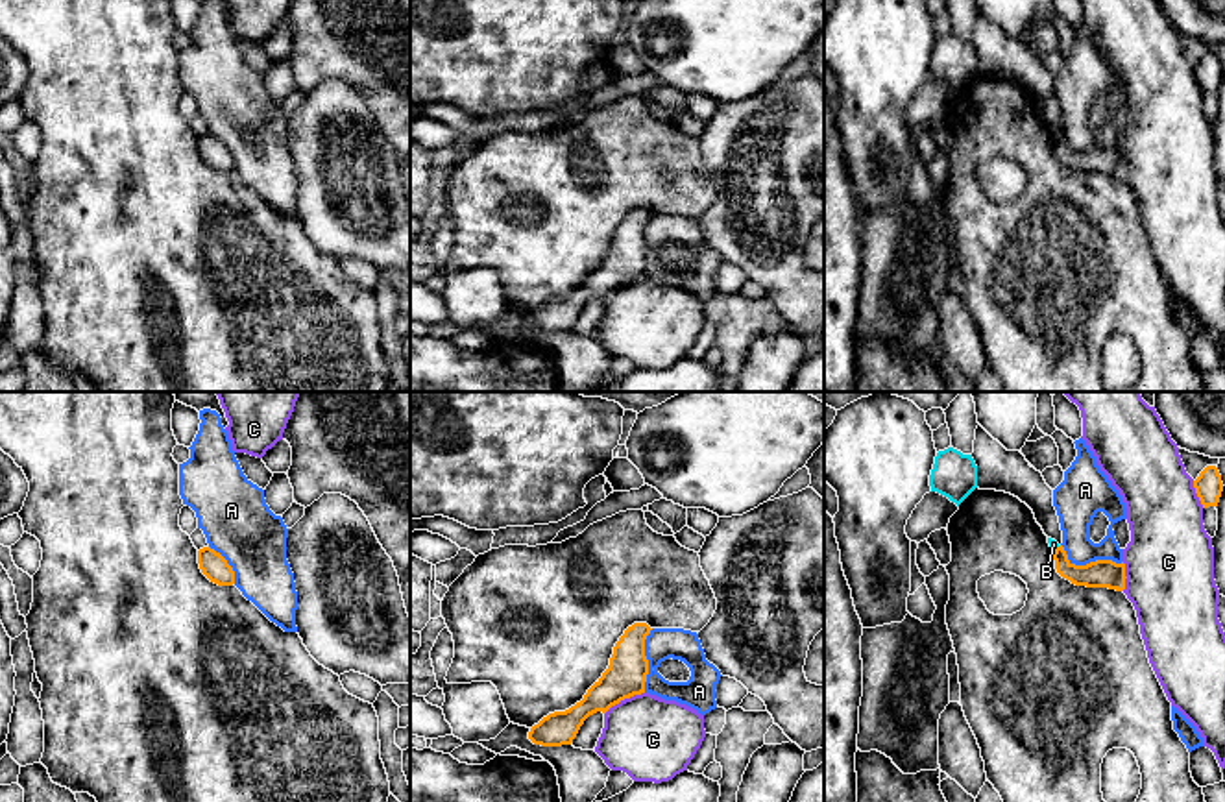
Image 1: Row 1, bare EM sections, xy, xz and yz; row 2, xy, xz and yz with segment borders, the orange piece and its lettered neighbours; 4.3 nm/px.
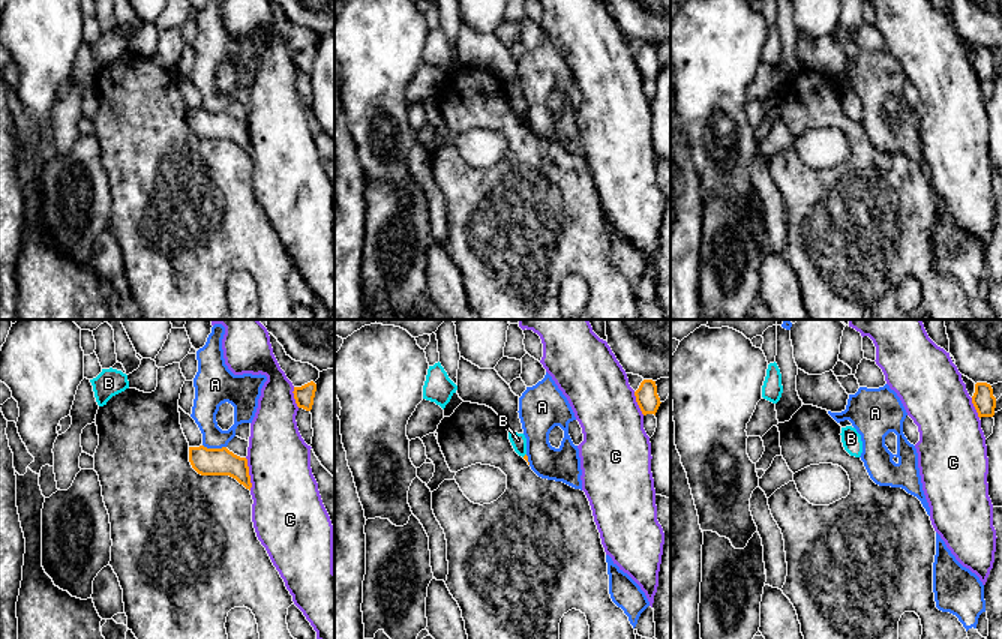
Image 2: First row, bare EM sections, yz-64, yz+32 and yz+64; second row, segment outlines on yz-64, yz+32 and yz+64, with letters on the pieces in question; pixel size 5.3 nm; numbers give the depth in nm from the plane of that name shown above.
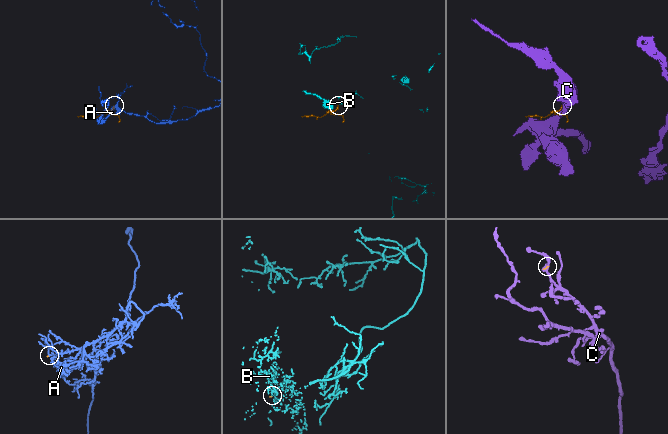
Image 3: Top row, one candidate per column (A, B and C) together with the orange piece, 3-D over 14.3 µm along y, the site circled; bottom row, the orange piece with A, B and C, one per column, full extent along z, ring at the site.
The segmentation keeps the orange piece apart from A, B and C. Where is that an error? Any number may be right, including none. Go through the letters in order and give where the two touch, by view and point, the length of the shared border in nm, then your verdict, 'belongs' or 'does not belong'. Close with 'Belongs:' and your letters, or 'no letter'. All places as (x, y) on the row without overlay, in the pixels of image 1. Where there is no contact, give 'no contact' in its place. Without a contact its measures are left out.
A: contact yz (1089, 150); length 280 nm; does not belong
B: contact yz (1055, 135); length 50 nm; does not belong
C: contact xz (623, 285); length 200 nm; does not belong
Belongs: no letter

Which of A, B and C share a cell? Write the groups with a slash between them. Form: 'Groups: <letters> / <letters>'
Groups: A / B / C

